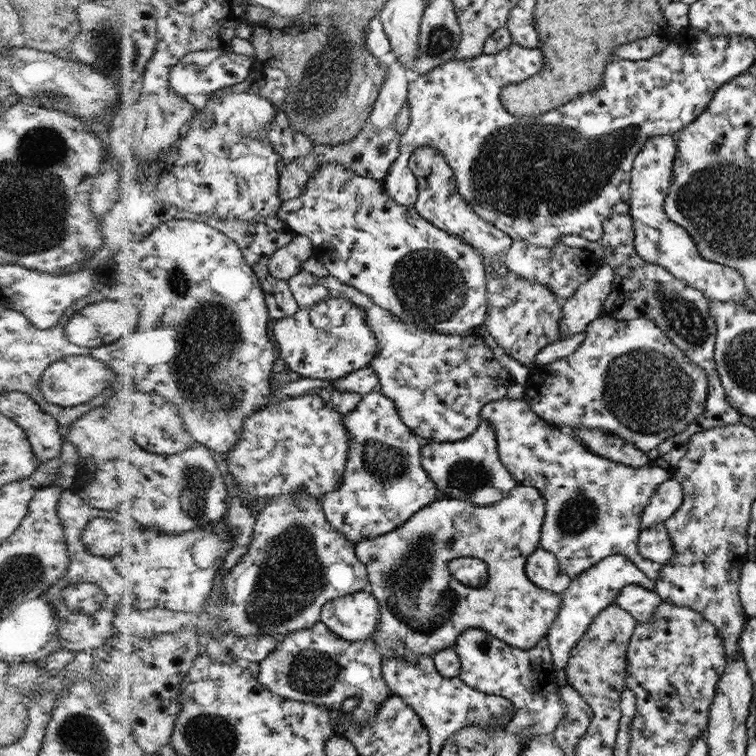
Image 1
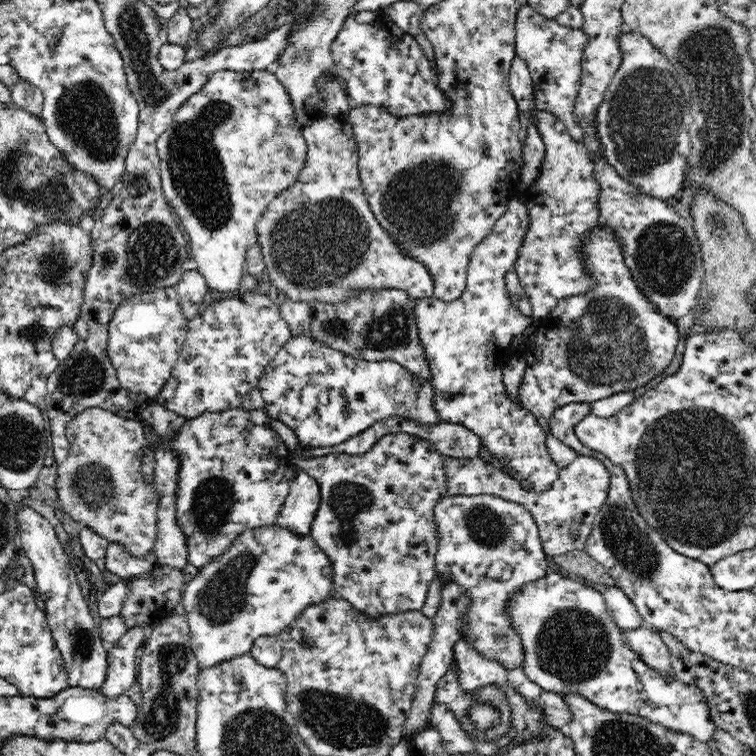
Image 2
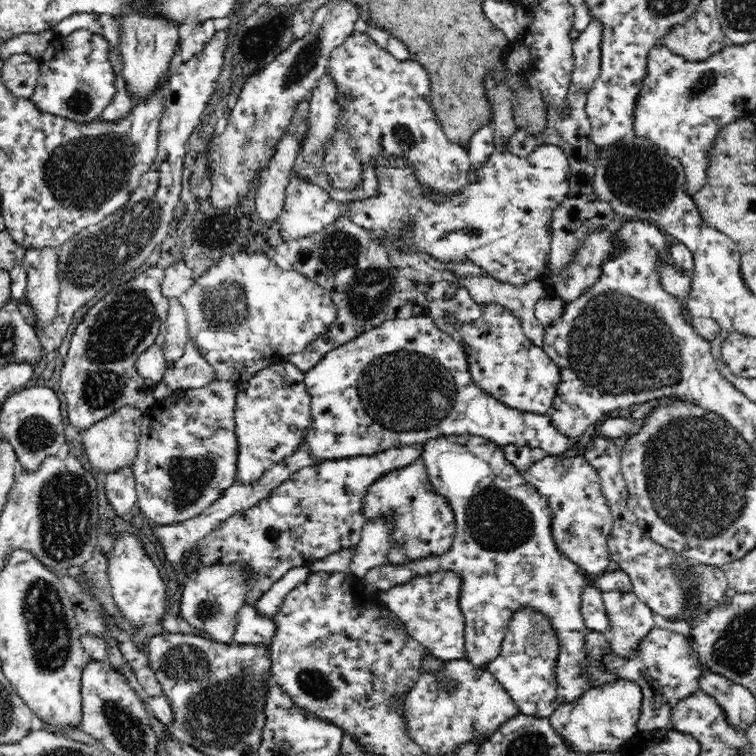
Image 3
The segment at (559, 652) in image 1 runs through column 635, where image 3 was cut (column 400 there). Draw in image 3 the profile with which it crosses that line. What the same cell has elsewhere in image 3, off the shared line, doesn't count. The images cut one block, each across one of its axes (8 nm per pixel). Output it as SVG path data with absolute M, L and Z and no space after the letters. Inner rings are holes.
M446 436L431 438L423 444L420 454L425 465L429 484L433 493L444 496L455 518L455 535L451 548L442 556L426 556L422 560L404 560L402 564L380 564L370 568L364 578L376 591L388 591L389 588L406 584L414 577L426 573L446 572L448 569L461 575L461 590L458 601L461 604L462 617L465 618L465 658L475 667L485 669L490 660L494 660L501 650L502 642L508 633L510 622L519 609L533 608L550 618L557 630L561 654L557 656L557 699L561 704L576 702L578 698L592 688L590 675L584 671L586 654L586 636L590 629L586 627L581 614L582 590L590 583L580 568L559 550L551 534L551 510L544 495L525 480L518 469L504 458L498 445L479 436Z

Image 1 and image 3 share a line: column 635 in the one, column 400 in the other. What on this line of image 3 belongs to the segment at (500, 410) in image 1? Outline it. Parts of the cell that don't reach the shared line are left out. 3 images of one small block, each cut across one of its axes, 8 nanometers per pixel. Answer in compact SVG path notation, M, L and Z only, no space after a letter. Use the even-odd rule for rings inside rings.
M421 459L379 477L367 489L364 498L366 520L393 516L394 536L387 552L390 564L402 564L404 560L422 560L426 556L442 556L453 544L455 518L448 500L433 493L428 473Z

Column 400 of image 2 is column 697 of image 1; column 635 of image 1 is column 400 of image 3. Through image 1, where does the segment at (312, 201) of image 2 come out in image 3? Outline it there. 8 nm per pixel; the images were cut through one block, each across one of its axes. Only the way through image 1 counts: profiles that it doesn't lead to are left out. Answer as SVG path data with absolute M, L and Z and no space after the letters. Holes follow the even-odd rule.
M554 145L536 147L528 159L522 159L498 147L484 167L470 172L466 187L456 195L430 195L415 180L415 168L406 159L377 159L374 170L378 192L366 200L354 203L339 203L328 192L311 183L298 172L290 172L282 212L277 220L279 236L282 241L299 240L300 237L313 236L334 224L339 217L346 215L353 223L369 229L380 241L392 241L400 251L408 247L422 249L438 261L466 262L484 268L492 277L512 286L526 286L532 280L541 281L548 269L552 242L552 214L556 207L566 201L569 194L570 166L563 148Z

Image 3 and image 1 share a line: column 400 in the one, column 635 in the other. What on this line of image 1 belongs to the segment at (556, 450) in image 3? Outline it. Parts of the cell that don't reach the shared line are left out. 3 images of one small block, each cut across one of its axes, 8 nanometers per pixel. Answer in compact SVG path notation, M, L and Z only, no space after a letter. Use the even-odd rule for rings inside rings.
M610 313L600 314L587 325L583 340L569 356L543 366L535 365L523 384L521 399L551 426L564 431L567 428L599 429L605 434L621 437L647 453L699 418L708 398L707 373L695 361L689 360L652 320L617 319Z

